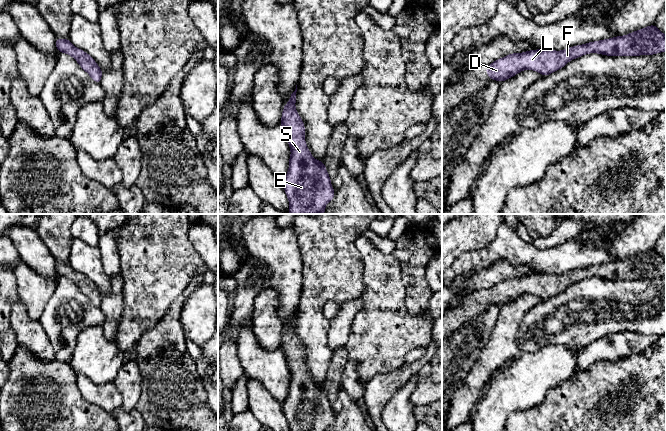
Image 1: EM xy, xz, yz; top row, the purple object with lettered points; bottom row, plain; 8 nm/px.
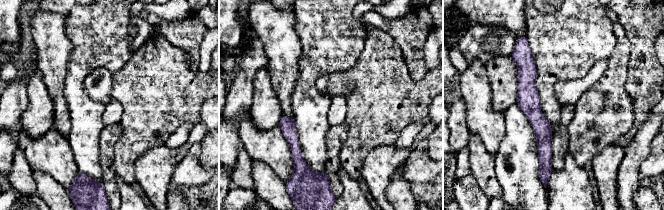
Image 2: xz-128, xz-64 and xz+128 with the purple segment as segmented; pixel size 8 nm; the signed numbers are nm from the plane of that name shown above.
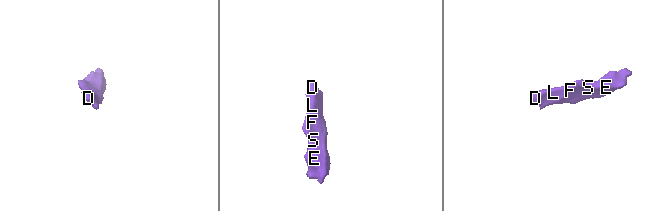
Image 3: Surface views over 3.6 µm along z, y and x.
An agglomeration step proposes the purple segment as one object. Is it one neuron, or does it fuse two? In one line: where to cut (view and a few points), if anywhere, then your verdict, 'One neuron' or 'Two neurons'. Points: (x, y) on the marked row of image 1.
No split. One neuron

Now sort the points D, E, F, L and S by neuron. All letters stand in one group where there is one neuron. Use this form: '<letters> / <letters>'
D E F L S

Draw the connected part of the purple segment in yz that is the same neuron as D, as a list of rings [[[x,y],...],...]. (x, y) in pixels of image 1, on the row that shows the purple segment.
[[[652,24],[625,36],[589,42],[562,51],[537,49],[509,54],[487,65],[486,74],[490,79],[502,83],[525,69],[547,76],[563,68],[569,61],[588,53],[631,57],[664,51],[666,51],[666,35]]]

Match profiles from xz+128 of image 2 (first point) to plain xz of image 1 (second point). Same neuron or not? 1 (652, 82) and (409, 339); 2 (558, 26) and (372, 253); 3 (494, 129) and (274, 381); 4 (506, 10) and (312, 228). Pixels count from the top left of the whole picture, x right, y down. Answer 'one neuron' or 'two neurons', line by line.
1: two neurons
2: two neurons
3: one neuron
4: two neurons

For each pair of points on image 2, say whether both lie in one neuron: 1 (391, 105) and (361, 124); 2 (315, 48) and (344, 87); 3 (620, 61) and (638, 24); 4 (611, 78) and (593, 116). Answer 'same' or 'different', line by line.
1: same
2: different
3: different
4: same

